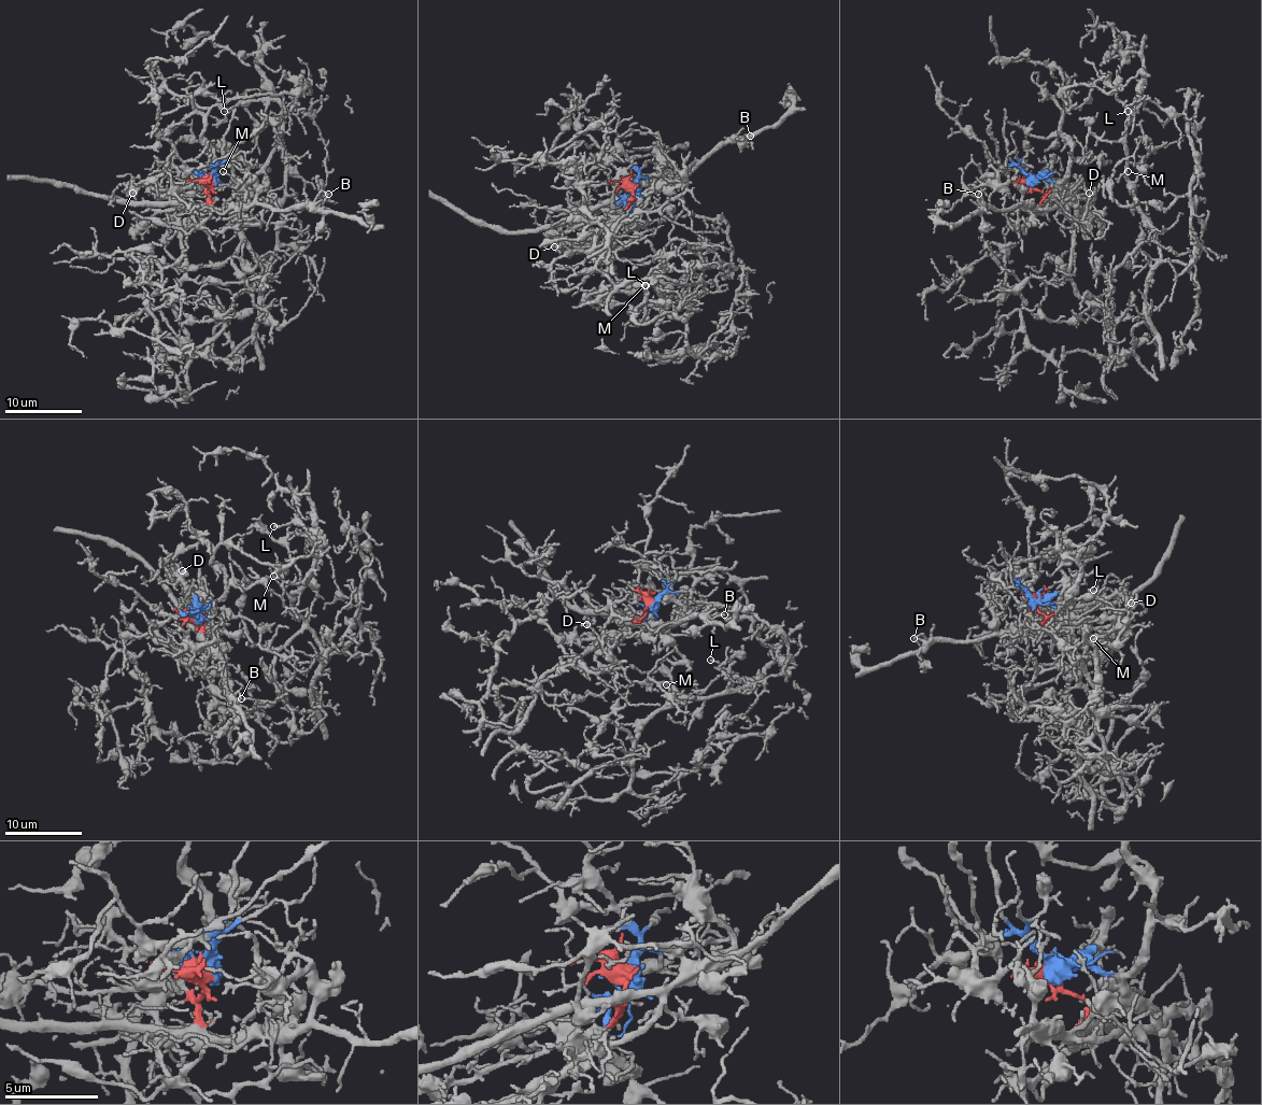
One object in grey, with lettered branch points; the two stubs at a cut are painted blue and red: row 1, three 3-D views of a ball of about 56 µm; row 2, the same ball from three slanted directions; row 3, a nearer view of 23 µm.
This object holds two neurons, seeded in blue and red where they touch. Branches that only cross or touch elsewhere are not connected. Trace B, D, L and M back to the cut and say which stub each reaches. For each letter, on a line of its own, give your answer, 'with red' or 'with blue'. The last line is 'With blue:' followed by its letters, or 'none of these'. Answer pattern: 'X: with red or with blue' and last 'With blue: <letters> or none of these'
B: with red
D: with red
L: with blue
M: with blue
With blue: L, M

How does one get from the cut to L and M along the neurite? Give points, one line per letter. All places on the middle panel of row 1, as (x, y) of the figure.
L: (634, 187), (624, 218), (636, 228), (626, 224), (717, 218), (731, 249), (732, 266), (697, 294), (646, 285)
M: (634, 187), (624, 218), (636, 228), (626, 224), (717, 218), (731, 241), (732, 266), (709, 284), (646, 285)

